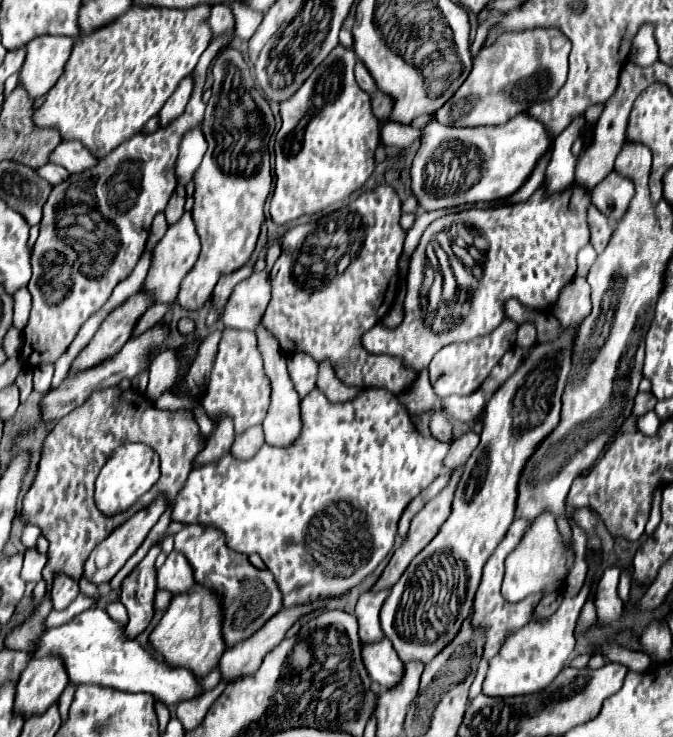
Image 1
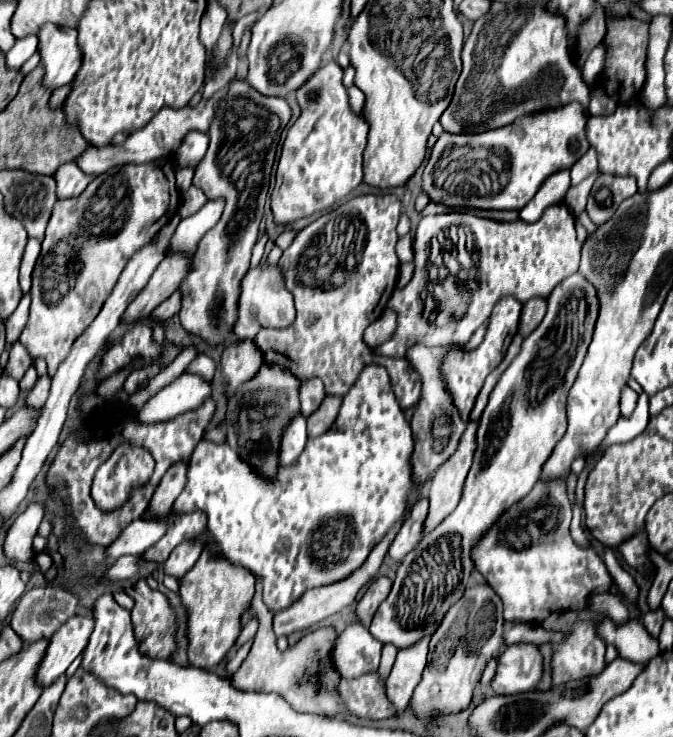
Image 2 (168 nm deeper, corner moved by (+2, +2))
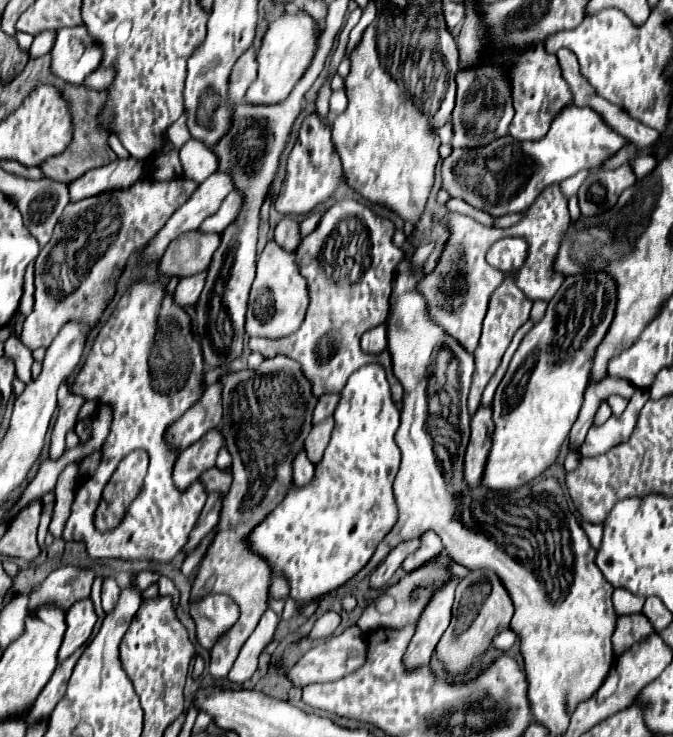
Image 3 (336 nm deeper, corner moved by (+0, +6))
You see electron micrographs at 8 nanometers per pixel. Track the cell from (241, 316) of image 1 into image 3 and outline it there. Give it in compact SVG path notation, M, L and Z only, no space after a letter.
M268 241L266 249L258 259L256 279L250 291L248 313L246 313L246 335L278 339L294 333L304 321L308 303L310 303L308 283L298 269L296 255L278 247L276 241Z

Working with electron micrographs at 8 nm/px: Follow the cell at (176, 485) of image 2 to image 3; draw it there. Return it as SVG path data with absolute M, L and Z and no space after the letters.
M212 429L200 441L186 447L178 455L176 465L174 465L172 479L174 479L176 487L184 491L202 475L202 469L210 469L210 465L216 463L216 457L218 457L218 451L222 449L222 445L224 445L222 433L218 429Z

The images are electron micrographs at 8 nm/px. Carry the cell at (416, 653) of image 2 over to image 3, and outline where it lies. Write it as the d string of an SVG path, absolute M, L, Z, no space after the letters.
M452 577L452 581L442 585L442 591L430 597L430 605L426 605L426 609L422 611L422 619L418 621L416 635L412 637L408 651L404 655L404 665L408 669L422 667L430 661L430 655L434 653L440 637L444 635L450 623L456 585L458 585L458 579Z

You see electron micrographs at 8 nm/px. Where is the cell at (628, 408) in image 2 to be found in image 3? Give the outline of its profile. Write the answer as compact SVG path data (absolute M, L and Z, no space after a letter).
M610 395L608 397L608 405L610 405L610 409L612 409L614 415L622 415L622 411L628 405L628 399L624 399L622 395Z

